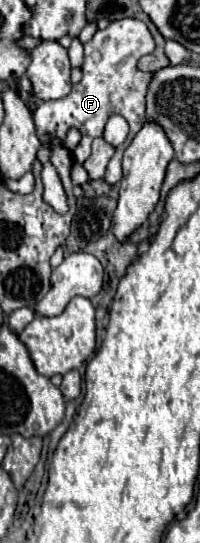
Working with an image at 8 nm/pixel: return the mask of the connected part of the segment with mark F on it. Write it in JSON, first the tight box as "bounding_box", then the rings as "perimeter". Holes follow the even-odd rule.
{"bounding_box":[34,18,154,184],"perimeter":[[[136,18],[114,20],[108,24],[108,28],[98,30],[94,34],[94,38],[84,44],[82,80],[72,86],[72,92],[66,98],[48,100],[36,108],[34,124],[36,124],[38,138],[48,140],[50,136],[56,136],[58,140],[64,140],[70,128],[80,130],[80,134],[84,134],[84,136],[102,136],[104,124],[112,114],[124,116],[129,126],[128,138],[121,146],[118,146],[118,150],[108,163],[106,174],[104,174],[104,180],[108,184],[120,182],[120,178],[123,176],[123,153],[146,120],[144,94],[148,92],[148,82],[152,82],[152,72],[140,72],[136,68],[136,62],[140,56],[150,54],[150,52],[154,52],[154,38],[152,38],[148,26]],[[94,50],[98,50],[102,54],[100,62],[94,62],[94,58],[92,58]]]}

